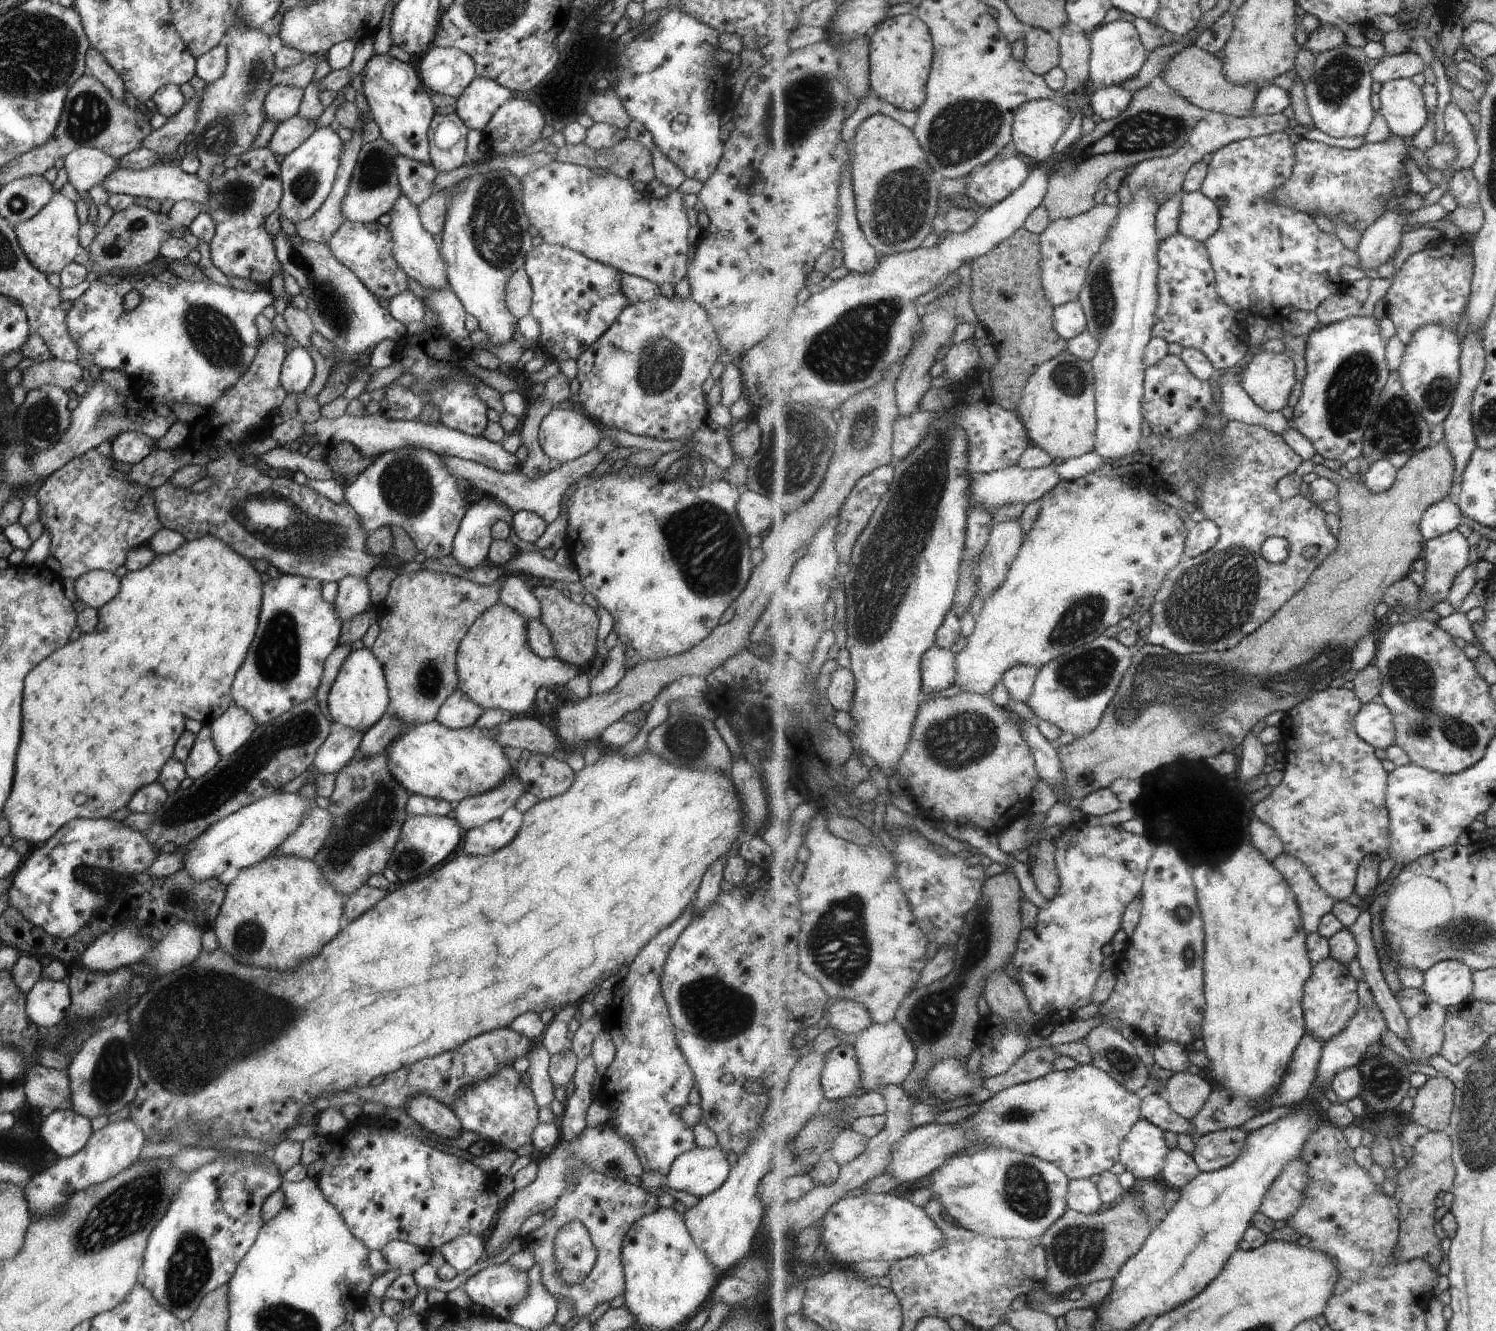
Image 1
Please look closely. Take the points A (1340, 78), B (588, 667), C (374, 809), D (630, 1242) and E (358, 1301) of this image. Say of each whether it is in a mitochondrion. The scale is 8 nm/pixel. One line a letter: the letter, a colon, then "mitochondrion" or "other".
A: mitochondrion
B: other
C: mitochondrion
D: other
E: other

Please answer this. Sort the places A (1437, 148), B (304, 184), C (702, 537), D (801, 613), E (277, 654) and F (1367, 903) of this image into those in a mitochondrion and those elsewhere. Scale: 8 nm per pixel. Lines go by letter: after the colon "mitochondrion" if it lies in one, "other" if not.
A: other
B: mitochondrion
C: mitochondrion
D: other
E: mitochondrion
F: other

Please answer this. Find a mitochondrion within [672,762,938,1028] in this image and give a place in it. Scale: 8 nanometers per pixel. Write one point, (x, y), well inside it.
(839, 946)

